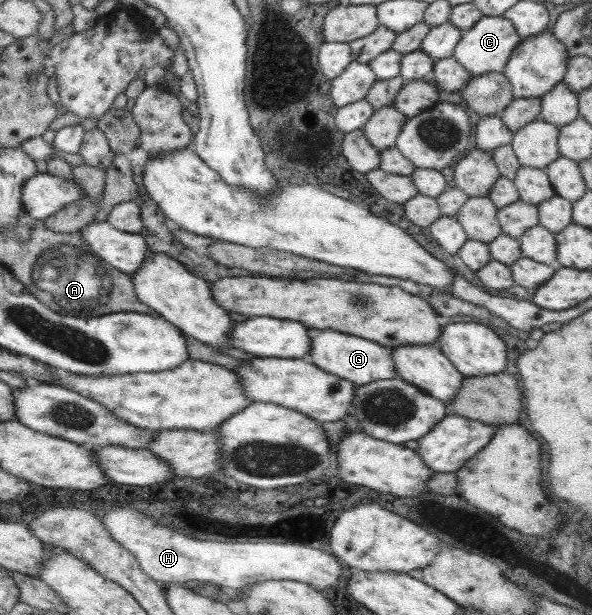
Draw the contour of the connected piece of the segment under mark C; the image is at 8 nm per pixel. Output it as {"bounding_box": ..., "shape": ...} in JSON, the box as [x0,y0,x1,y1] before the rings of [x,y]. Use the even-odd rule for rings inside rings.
{"bounding_box":[453,16,522,76],"shape":[[[483,16],[471,29],[466,29],[461,34],[453,56],[472,76],[481,76],[490,72],[503,73],[509,56],[522,40],[515,26],[503,16]]]}

